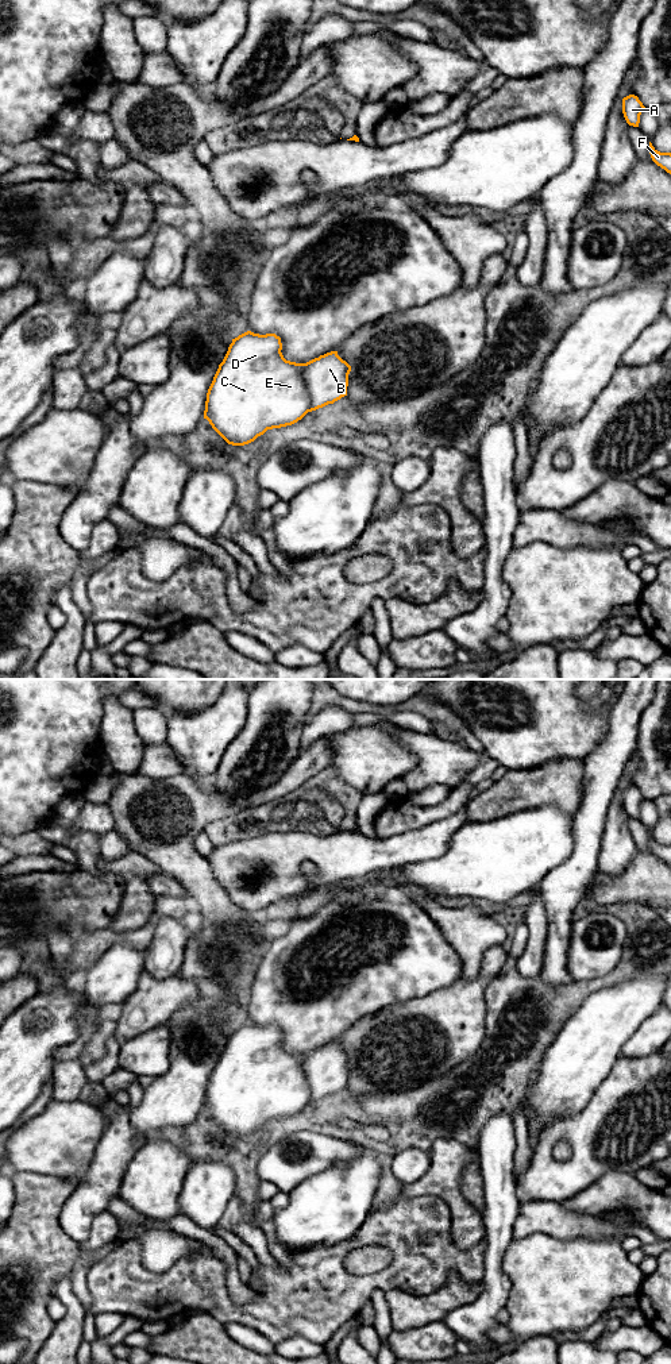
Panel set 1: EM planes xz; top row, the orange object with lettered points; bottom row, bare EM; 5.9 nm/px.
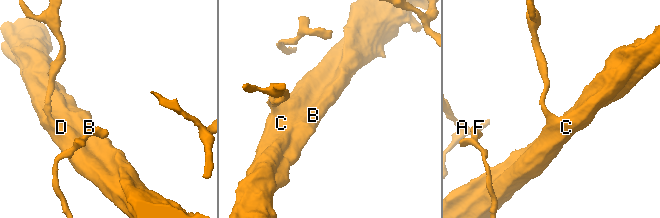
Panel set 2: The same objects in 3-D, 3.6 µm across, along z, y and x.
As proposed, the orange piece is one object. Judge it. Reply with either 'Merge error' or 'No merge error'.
No merge error

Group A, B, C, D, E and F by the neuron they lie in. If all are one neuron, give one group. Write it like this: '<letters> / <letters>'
A B C D E F

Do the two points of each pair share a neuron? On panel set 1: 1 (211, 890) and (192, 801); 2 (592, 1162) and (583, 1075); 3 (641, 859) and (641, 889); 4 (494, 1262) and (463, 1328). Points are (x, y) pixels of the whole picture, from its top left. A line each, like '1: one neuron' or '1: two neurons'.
1: one neuron
2: two neurons
3: one neuron
4: one neuron

